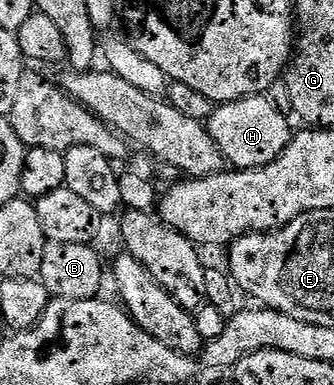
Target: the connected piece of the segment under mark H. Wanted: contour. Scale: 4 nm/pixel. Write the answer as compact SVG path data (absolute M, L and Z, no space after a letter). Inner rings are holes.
M262 94L218 104L206 120L205 126L224 160L240 171L251 171L254 167L274 163L291 142L293 134L293 128L287 124L286 117Z

